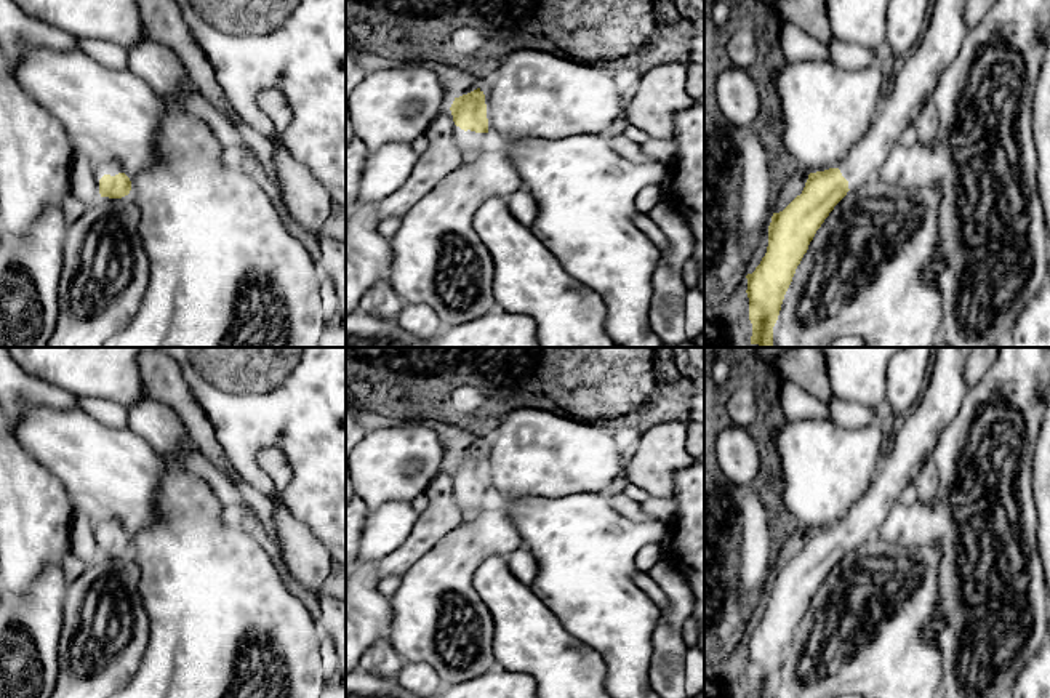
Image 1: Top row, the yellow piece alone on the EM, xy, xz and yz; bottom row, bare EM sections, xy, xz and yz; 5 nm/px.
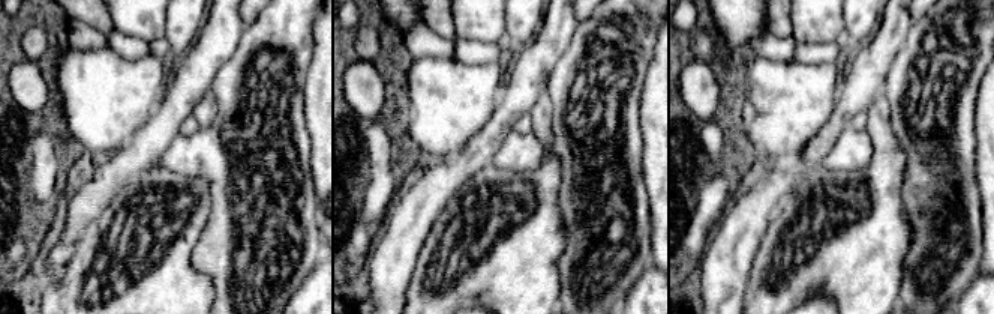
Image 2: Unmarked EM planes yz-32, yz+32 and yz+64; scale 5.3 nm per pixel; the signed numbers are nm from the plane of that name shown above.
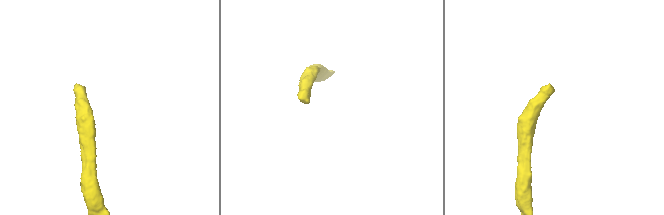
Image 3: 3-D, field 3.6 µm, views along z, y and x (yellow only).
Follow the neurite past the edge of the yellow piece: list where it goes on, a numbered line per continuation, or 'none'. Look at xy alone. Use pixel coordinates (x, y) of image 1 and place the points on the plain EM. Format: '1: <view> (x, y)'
1: xy (103, 524)

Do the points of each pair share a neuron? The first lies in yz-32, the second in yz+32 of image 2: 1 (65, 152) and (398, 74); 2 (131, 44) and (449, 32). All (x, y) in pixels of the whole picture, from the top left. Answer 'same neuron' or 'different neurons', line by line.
1: same neuron
2: different neurons

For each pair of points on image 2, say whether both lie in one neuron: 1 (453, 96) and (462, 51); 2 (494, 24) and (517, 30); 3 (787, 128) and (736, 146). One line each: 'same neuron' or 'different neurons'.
1: different neurons
2: different neurons
3: different neurons

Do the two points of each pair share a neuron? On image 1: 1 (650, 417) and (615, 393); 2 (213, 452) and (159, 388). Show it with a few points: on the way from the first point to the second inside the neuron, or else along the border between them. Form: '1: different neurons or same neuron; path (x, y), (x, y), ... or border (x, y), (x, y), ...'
1: same neuron; path (642, 409), (623, 393)
2: same neuron; path (204, 434), (194, 417), (176, 399)

